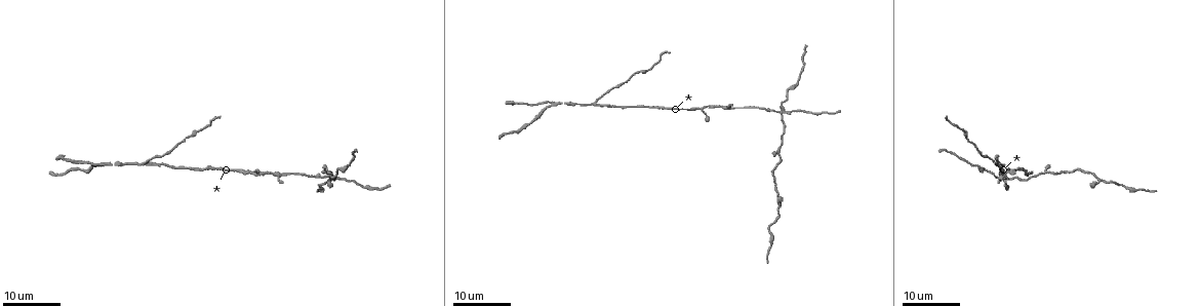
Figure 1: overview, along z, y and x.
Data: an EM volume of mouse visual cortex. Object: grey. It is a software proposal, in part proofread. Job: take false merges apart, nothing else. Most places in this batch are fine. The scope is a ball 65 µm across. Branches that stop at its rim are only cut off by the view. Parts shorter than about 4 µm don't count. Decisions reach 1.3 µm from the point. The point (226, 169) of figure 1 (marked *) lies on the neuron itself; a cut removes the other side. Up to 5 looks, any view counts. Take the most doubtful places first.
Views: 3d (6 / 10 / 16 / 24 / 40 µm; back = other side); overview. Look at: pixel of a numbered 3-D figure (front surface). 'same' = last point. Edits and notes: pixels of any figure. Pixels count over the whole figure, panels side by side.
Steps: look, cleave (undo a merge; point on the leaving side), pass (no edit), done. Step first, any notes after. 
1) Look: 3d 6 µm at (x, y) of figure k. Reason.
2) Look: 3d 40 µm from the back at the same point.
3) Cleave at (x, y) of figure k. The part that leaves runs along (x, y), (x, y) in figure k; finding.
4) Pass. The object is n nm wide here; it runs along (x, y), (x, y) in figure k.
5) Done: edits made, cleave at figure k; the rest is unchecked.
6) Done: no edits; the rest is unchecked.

Look: 3d 24 µm at (782, 115) of figure 1.

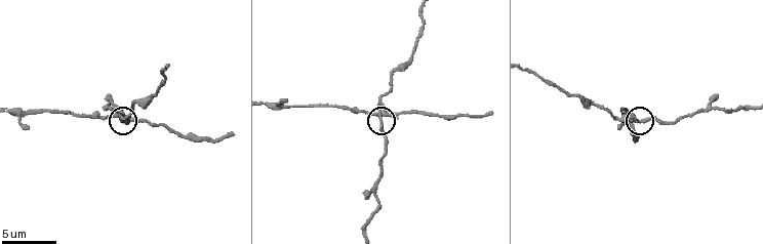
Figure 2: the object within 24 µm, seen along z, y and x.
Look: 3d 10 µm at (379, 115) of figure 2.

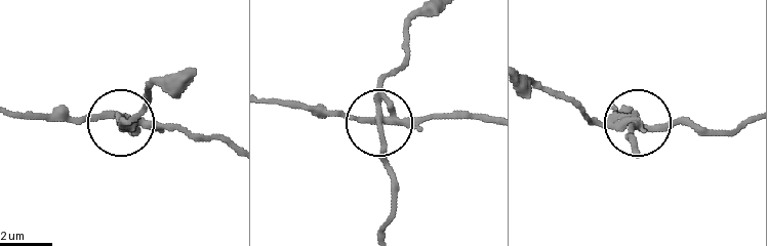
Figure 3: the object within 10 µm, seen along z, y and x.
Cleave at (381, 78) of figure 3. 4 arms meet here; the part that leaves runs along (382, 118), (390, 175), (382, 235) in figure 3; a second neuron is stuck on.

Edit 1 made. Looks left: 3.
Look: overview.

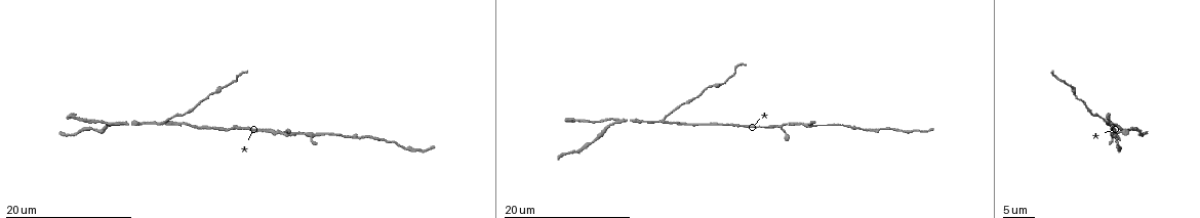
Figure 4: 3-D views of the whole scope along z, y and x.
Look: 3d 24 µm at (615, 122) of figure 4. Side arm on a straight run.

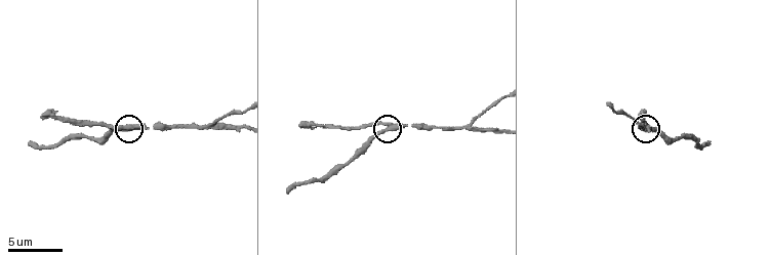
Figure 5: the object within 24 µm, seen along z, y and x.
Look: 3d 10 µm at (127, 128) of figure 5.

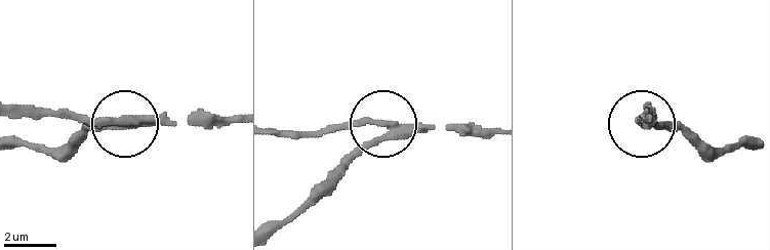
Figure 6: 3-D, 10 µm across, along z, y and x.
Cleave at (367, 149) of figure 6. The side arm is 9 µm long; the part that leaves runs along (397, 130), (359, 150), (313, 196), (273, 222) in figure 6; two neurons meet here.

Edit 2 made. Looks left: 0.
Done: edits made, cleave at figure 3, cleave at figure 6; the rest is unchecked.

